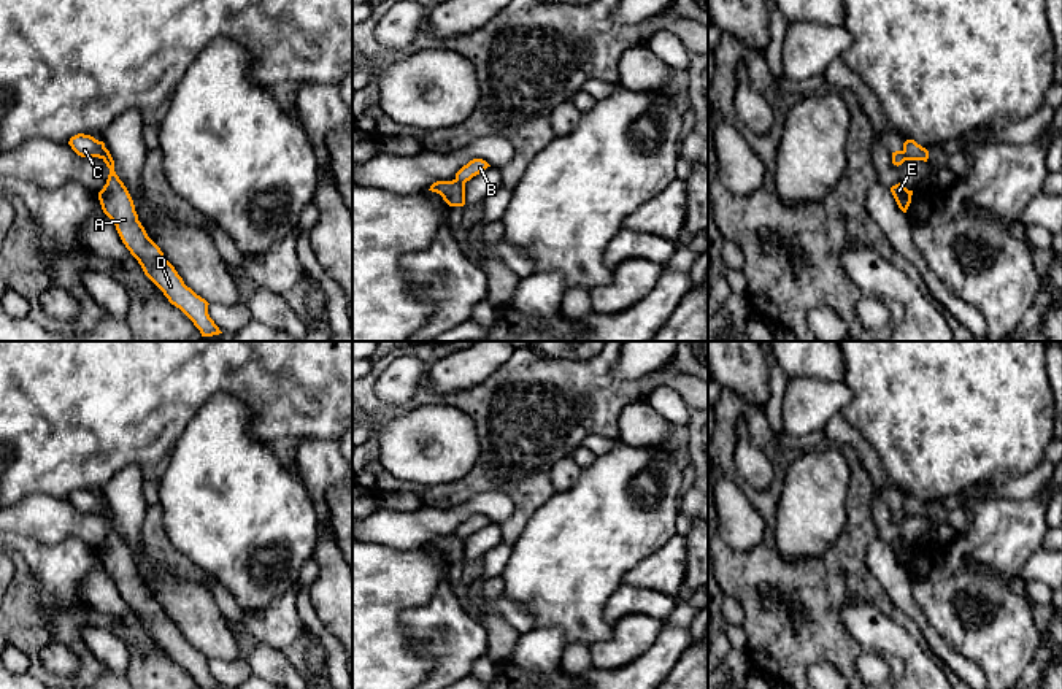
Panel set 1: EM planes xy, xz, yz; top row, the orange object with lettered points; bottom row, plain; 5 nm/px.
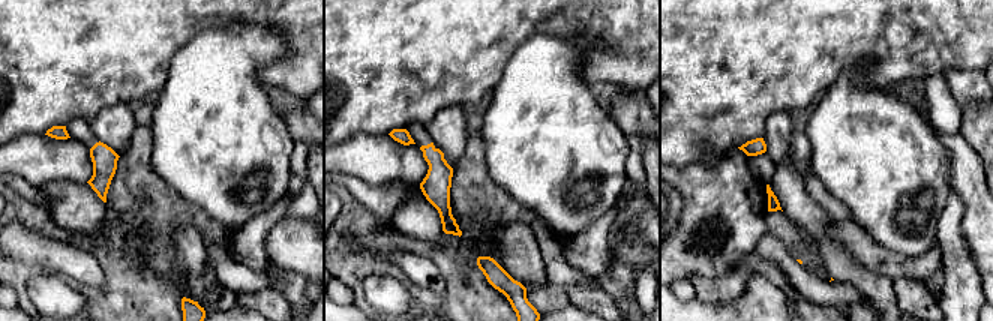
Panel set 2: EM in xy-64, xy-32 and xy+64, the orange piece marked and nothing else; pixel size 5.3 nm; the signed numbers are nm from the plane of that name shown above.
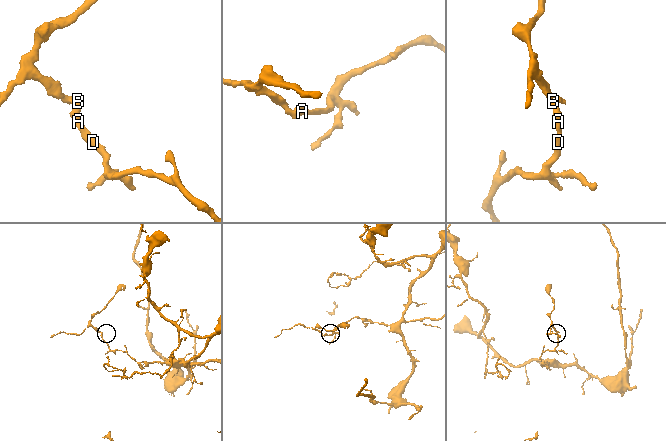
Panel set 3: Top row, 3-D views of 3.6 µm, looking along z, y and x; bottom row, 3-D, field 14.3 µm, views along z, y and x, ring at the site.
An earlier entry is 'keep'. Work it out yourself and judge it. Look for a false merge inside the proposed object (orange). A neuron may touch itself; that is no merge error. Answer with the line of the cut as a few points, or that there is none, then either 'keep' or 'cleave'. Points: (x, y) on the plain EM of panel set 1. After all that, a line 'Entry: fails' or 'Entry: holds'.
cut in xz along (454, 535), (464, 540); cleave
Entry: fails

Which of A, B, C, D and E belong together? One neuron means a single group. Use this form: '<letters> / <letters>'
A B D E / C

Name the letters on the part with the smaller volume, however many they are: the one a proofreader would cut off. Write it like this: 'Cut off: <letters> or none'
Cut off: C

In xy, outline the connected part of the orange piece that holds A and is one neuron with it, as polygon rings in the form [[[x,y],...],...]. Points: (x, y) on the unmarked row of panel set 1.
[[[106,505],[102,513],[110,530],[98,548],[103,568],[113,576],[116,586],[138,616],[144,630],[164,648],[171,660],[179,664],[200,686],[200,689],[222,689],[208,670],[208,657],[187,643],[175,622],[165,614],[160,603],[148,592],[138,576],[133,556],[114,527],[114,516]]]

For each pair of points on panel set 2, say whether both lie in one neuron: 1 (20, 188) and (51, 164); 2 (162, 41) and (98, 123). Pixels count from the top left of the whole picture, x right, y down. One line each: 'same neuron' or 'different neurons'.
1: different neurons
2: different neurons

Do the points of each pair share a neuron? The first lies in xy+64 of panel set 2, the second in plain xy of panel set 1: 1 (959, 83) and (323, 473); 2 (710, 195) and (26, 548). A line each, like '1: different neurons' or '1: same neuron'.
1: same neuron
2: same neuron

